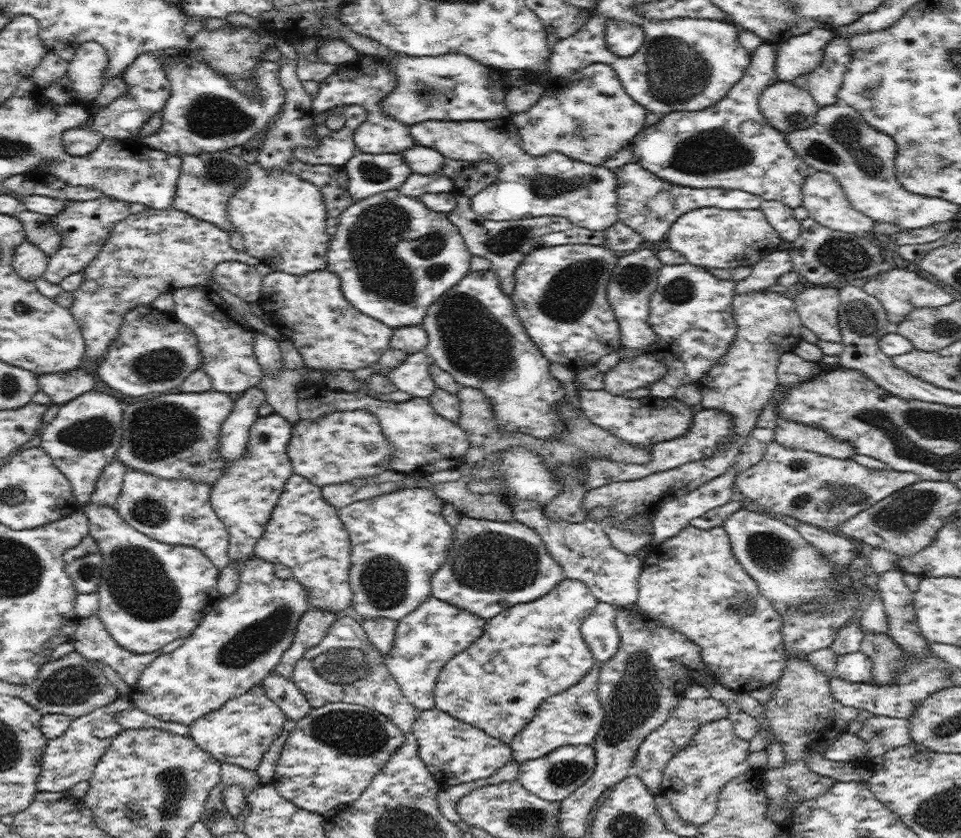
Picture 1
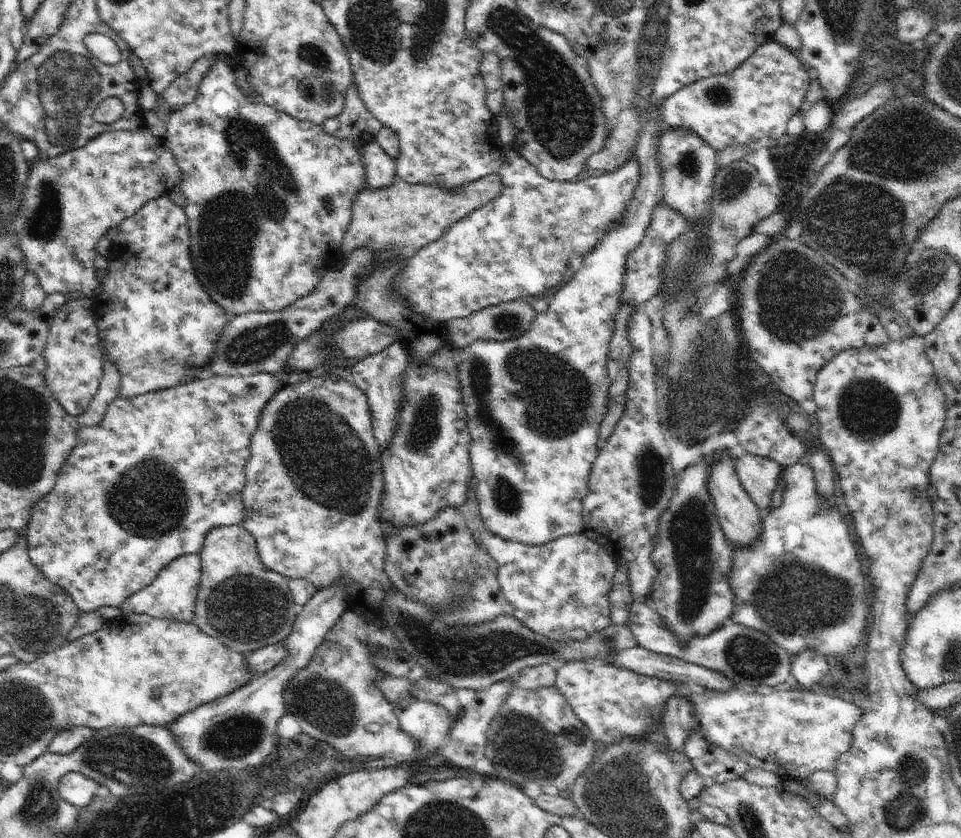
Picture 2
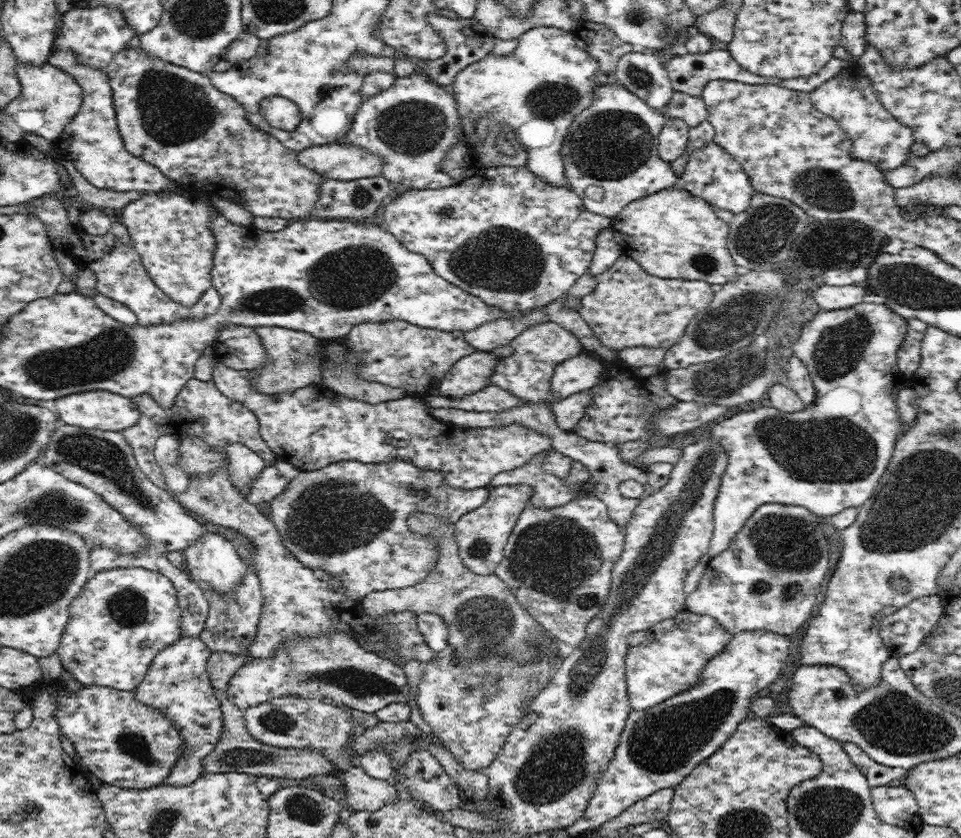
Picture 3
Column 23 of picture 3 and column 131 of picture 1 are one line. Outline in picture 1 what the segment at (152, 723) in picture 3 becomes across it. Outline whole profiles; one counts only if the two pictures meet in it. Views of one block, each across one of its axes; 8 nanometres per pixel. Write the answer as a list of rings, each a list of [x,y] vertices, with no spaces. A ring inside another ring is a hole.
[[[257,555],[244,564],[239,575],[235,594],[223,597],[182,646],[171,654],[158,656],[141,674],[140,681],[130,692],[134,707],[164,721],[174,721],[192,726],[194,720],[208,712],[216,711],[226,701],[246,695],[252,687],[260,685],[278,666],[284,652],[290,648],[302,615],[310,608],[308,592],[293,579],[281,580],[274,572],[274,564],[267,563]]]

